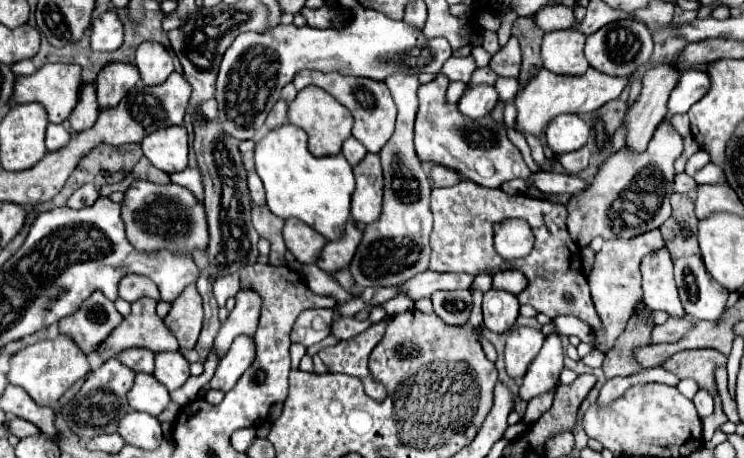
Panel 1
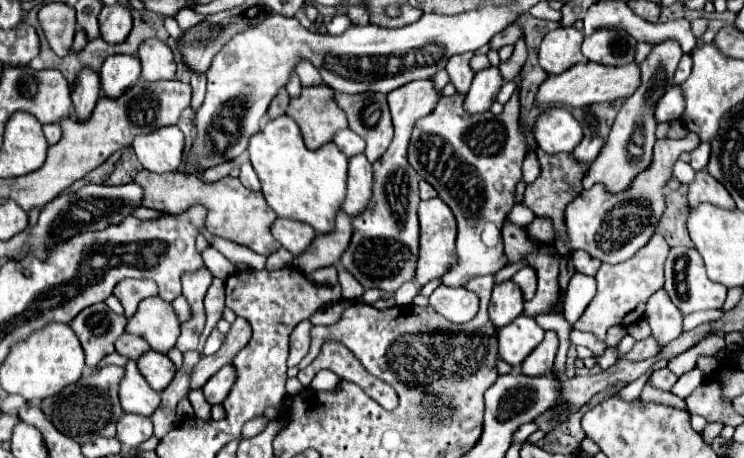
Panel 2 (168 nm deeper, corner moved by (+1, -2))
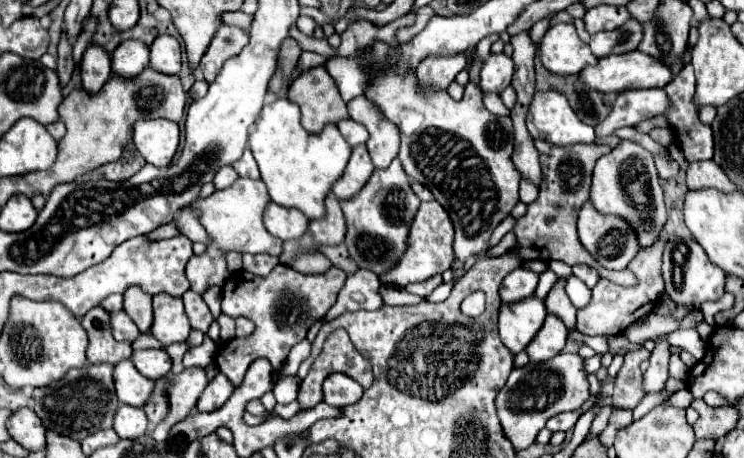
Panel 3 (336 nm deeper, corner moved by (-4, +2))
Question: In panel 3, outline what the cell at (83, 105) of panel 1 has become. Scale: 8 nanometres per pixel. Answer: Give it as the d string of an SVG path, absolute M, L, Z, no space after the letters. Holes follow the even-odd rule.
M88 43L84 55L82 55L82 65L80 65L80 75L82 75L82 87L88 93L98 93L100 87L110 79L112 67L110 67L110 55L96 43Z

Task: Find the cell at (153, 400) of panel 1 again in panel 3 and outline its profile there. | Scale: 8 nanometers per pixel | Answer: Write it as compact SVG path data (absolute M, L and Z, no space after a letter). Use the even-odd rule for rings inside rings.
M128 361L116 363L114 367L114 387L120 403L142 407L154 391L154 381L146 379L136 371L136 367Z

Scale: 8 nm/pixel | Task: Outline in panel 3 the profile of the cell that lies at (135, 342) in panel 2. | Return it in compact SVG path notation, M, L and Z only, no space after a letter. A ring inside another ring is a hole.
M112 311L110 313L110 329L116 341L134 341L140 337L138 327L134 327L134 321L124 311Z

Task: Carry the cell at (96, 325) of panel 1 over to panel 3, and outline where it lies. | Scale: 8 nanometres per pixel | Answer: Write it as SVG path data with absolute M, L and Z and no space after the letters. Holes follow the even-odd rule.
M102 307L90 309L82 319L82 327L88 333L90 345L88 345L88 361L90 363L120 363L124 359L130 359L132 355L132 343L118 342L112 337L110 331L110 319L108 311Z

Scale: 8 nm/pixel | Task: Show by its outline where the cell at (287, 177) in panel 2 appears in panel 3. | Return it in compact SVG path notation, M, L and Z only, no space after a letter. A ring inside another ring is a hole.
M282 97L264 105L256 127L250 133L250 151L274 203L296 207L308 219L320 219L326 213L324 197L330 193L334 181L344 173L352 149L332 123L326 125L318 135L306 133L306 129L300 125L298 105Z

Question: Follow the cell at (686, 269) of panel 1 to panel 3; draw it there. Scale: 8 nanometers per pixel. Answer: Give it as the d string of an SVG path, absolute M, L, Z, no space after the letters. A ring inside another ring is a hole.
M674 239L666 243L662 277L666 283L666 293L674 303L696 305L696 307L704 301L720 299L724 293L724 281L726 281L726 273L714 263L710 263L708 255L694 239Z

